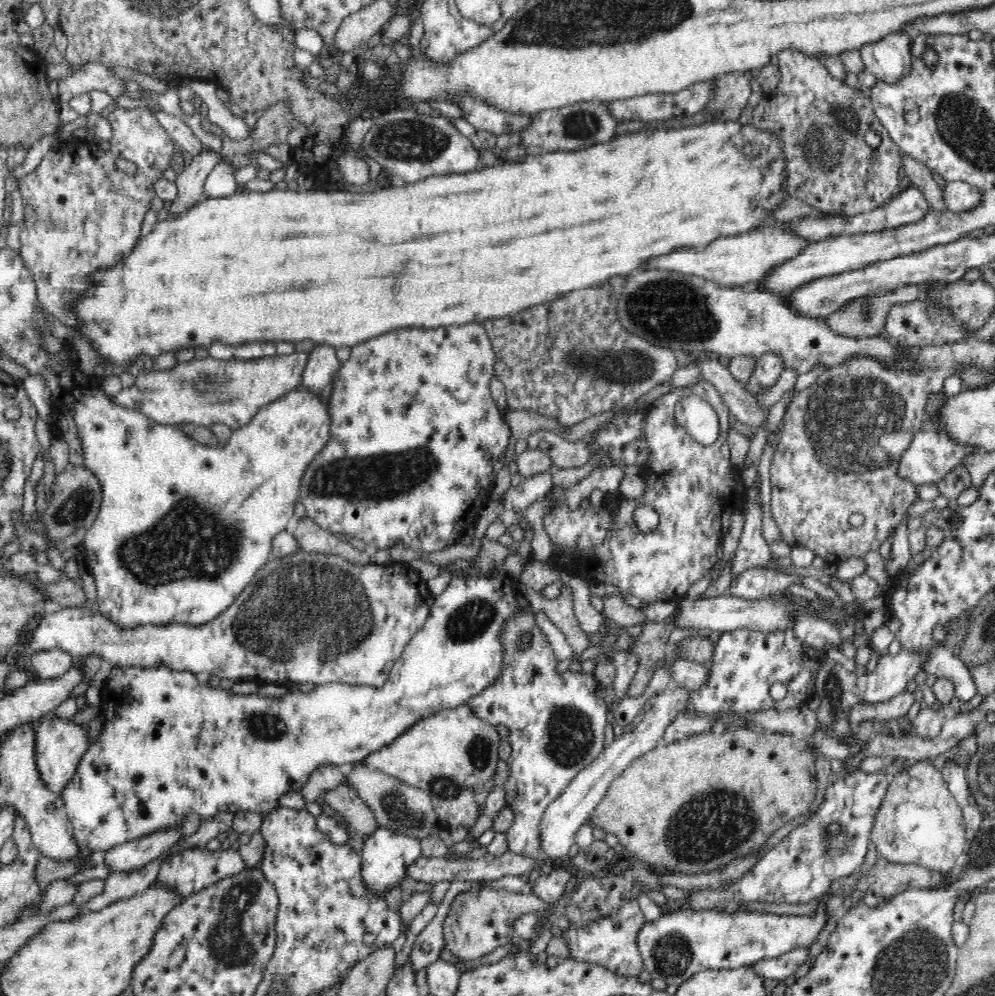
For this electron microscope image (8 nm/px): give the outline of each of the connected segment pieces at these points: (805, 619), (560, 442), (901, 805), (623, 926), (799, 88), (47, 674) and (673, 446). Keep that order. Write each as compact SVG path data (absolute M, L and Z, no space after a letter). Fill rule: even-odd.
M798 612L794 616L794 632L800 640L807 642L810 646L823 648L826 651L832 646L842 644L840 629L836 628L836 625L813 618L805 612Z
M548 429L537 430L527 440L530 448L546 452L553 464L560 468L584 466L590 459L590 447L586 441L566 441Z
M932 760L916 761L896 774L880 802L870 842L890 862L915 864L941 874L952 873L967 846L966 824L958 801L949 792Z
M629 900L620 904L619 911L612 912L608 916L600 916L598 920L588 923L588 926L582 928L570 926L564 932L564 938L572 958L600 965L618 975L636 977L645 969L644 961L636 946L636 936L644 923L645 916L639 903Z
M788 48L782 49L777 53L778 64L780 67L780 80L775 88L764 93L761 101L753 108L754 127L760 131L770 131L782 141L782 152L784 154L784 183L783 190L788 197L794 197L816 207L823 212L833 212L833 214L847 214L852 216L864 212L870 212L878 207L883 207L886 203L896 196L898 191L898 172L901 171L902 161L900 161L900 147L891 139L884 125L880 123L878 117L875 115L875 110L868 94L862 91L856 91L848 85L844 85L841 81L834 79L825 68L820 60L814 56L804 55L803 52L796 51L796 49ZM866 134L876 134L880 136L880 144L876 148L872 148L866 143L864 137Z
M50 649L32 653L30 657L31 667L29 672L37 678L56 678L72 665L70 653L62 649Z
M697 383L696 385L686 386L686 387L675 387L668 394L664 394L660 396L656 402L651 406L648 413L648 418L644 420L645 428L644 435L645 440L647 440L647 448L649 448L649 452L651 452L650 468L646 470L648 474L644 474L644 478L646 478L646 494L644 494L644 498L642 498L643 506L650 506L658 513L658 524L657 527L650 531L644 533L637 528L636 523L633 521L632 513L636 510L636 500L628 500L628 498L616 498L616 502L618 502L618 522L612 522L608 516L596 516L596 514L584 514L584 506L586 504L582 504L580 508L576 508L576 510L568 510L566 506L564 506L564 492L560 492L560 490L554 490L554 492L550 492L549 496L553 496L553 498L557 498L559 500L559 505L553 508L551 513L546 515L544 519L544 530L548 532L548 536L550 536L550 540L554 542L554 544L560 544L560 547L564 547L564 549L570 549L570 553L572 548L574 550L584 550L586 554L600 554L600 560L604 562L602 566L598 566L598 564L590 564L590 566L586 566L586 568L582 568L582 576L584 576L588 581L597 581L604 582L604 584L614 584L614 586L618 586L620 590L626 590L626 592L630 592L639 598L645 603L649 602L658 602L658 600L670 600L670 602L677 602L686 592L691 588L691 586L696 583L702 576L708 573L708 570L712 568L712 564L716 562L716 554L717 548L720 548L720 540L728 534L728 527L730 526L732 512L736 512L736 510L744 511L744 506L747 500L743 497L743 492L741 490L743 484L740 480L737 480L735 476L733 476L732 472L732 464L730 463L730 448L728 447L728 427L726 426L726 420L728 419L729 409L723 403L723 398L720 396L720 393L710 384L710 383ZM692 393L696 395L700 395L700 397L707 400L707 402L714 408L714 411L717 413L719 417L719 435L714 442L714 444L700 445L698 441L694 440L685 430L684 427L680 426L676 419L674 419L674 410L677 406L677 403L680 402L682 397L691 395Z

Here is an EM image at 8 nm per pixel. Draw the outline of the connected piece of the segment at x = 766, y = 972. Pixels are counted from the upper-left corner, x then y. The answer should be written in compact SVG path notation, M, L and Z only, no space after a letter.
M800 946L792 948L790 952L785 952L776 958L762 958L752 964L746 964L746 968L752 969L756 975L764 978L782 980L794 975L796 968L808 960L810 946Z

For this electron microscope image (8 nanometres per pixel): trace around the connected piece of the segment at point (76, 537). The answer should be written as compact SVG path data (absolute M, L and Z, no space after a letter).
M68 464L64 472L56 474L52 492L52 500L47 504L43 516L48 536L60 552L82 546L89 526L96 520L103 501L99 480L84 465Z

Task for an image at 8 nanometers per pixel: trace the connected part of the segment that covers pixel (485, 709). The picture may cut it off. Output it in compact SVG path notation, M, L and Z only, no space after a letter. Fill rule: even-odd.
M512 612L511 616L508 616L507 620L504 620L503 628L500 628L499 638L500 643L502 643L503 648L503 660L504 667L500 670L499 676L496 676L496 680L490 684L487 688L484 688L483 692L472 696L471 700L468 700L468 707L478 719L486 721L486 723L494 726L506 726L508 728L508 741L512 746L512 753L510 753L510 758L506 762L508 769L510 769L510 775L508 776L508 781L504 784L504 789L506 792L505 806L512 810L514 814L514 821L512 827L505 832L506 840L508 842L508 848L510 851L522 856L528 856L529 858L543 858L542 853L540 853L540 822L543 820L544 812L546 807L552 801L554 801L560 794L570 785L570 782L576 778L580 771L586 769L593 761L599 758L599 754L603 752L605 748L604 745L604 726L606 726L606 712L608 712L607 704L604 698L600 696L601 685L595 679L595 676L591 673L586 673L582 669L575 672L571 671L569 668L563 672L558 672L556 666L560 660L556 659L556 654L548 637L544 634L540 626L536 623L536 615L534 613L527 614L527 612ZM522 632L531 632L531 647L528 647L525 651L518 651L518 636Z

